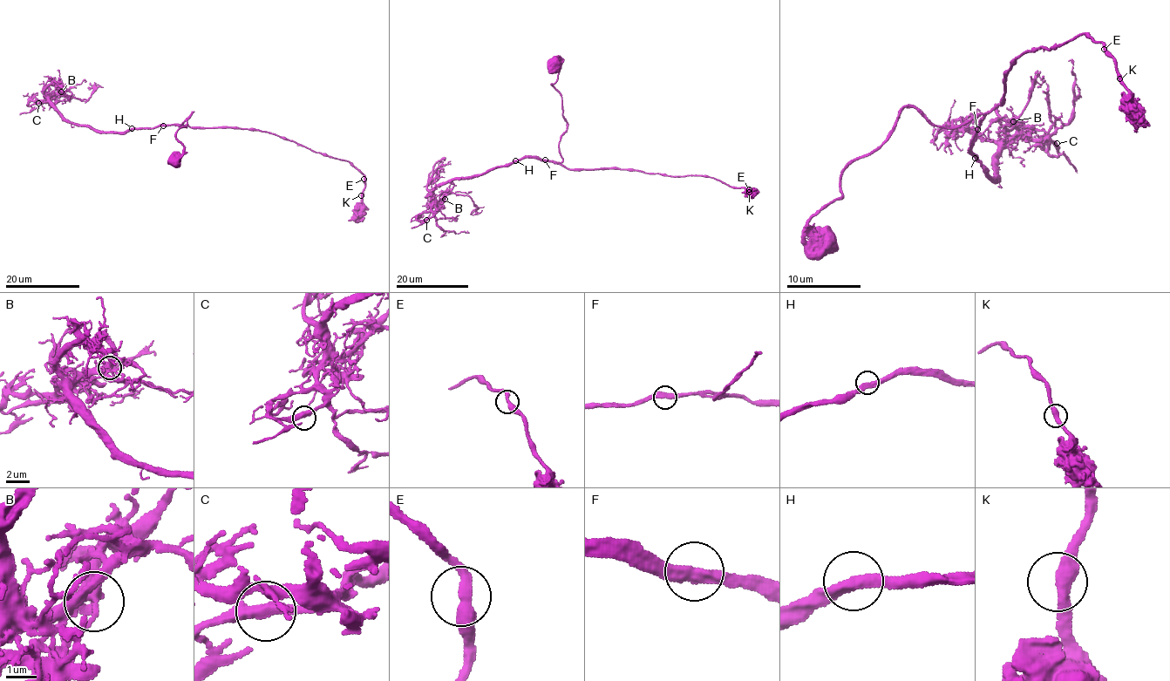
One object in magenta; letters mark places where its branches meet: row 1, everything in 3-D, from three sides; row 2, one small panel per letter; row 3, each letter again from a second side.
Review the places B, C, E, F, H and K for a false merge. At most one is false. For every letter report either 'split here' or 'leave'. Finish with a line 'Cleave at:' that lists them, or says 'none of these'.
B: leave
C: leave
E: leave
F: leave
H: leave
K: leave
Cleave at: none of these

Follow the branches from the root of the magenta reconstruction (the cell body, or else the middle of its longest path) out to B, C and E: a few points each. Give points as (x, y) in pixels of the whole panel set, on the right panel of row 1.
B: (825, 242), (807, 221), (905, 107), (946, 127), (985, 114), (969, 152), (994, 183), (1013, 120)
C: (825, 242), (807, 221), (905, 107), (946, 127), (985, 114), (969, 152), (994, 183), (1006, 143), (1057, 143)
E: (825, 242), (807, 221), (905, 107), (961, 126), (999, 105), (1027, 49), (1080, 32), (1104, 49)

